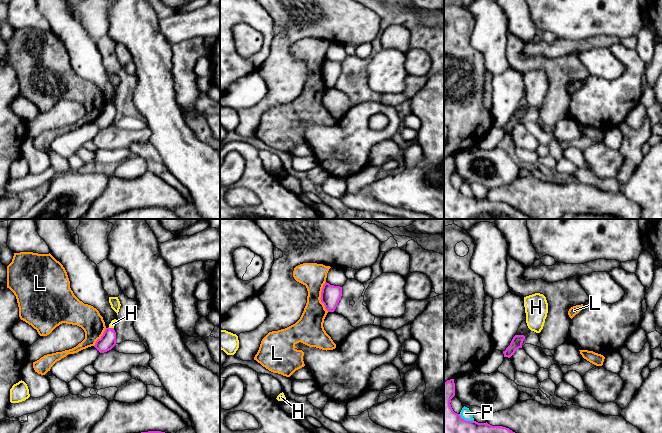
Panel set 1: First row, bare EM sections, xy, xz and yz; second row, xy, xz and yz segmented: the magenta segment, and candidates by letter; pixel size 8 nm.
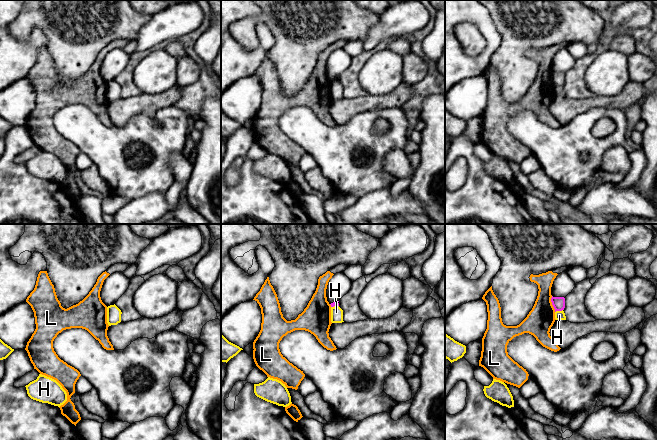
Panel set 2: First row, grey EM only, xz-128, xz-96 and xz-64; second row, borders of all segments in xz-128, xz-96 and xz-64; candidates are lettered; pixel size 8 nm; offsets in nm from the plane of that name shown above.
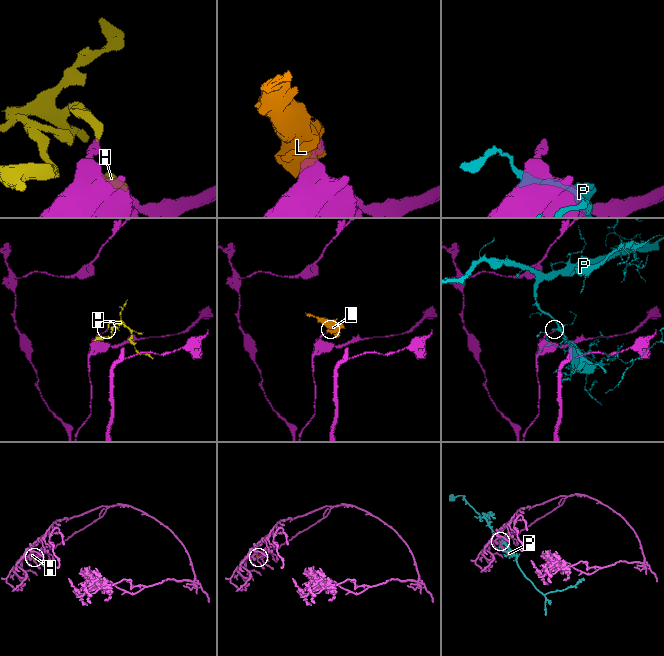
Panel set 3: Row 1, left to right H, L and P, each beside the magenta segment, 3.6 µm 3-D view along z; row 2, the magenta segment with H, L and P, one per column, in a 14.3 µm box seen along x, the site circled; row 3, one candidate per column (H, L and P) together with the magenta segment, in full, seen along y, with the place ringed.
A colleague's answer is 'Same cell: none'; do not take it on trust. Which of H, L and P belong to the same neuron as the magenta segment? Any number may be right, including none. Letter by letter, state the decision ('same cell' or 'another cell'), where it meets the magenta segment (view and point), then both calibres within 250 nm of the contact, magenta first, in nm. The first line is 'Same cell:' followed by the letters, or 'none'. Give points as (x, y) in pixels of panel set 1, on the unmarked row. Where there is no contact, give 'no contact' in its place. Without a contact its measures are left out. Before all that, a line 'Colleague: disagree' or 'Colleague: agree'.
Colleague: agree
Same cell: none
H: another cell; contact xy (111, 104); calibres 130 and 50 nm
L: another cell; contact xz (321, 72); calibres 160 and 200 nm
P: another cell; contact yz (465, 196); calibres 480 and 90 nm

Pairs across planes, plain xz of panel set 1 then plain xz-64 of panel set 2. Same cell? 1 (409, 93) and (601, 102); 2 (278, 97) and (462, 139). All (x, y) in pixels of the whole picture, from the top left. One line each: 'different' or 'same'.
1: same
2: different

